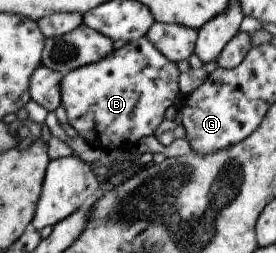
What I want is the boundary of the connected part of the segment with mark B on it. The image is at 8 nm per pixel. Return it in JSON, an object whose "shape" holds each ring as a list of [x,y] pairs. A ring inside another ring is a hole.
{"shape":[[[145,36],[113,50],[104,59],[70,70],[60,80],[60,105],[65,110],[67,124],[85,140],[107,146],[125,147],[133,145],[141,136],[153,135],[157,125],[170,115],[177,89],[176,64],[166,59]]]}

